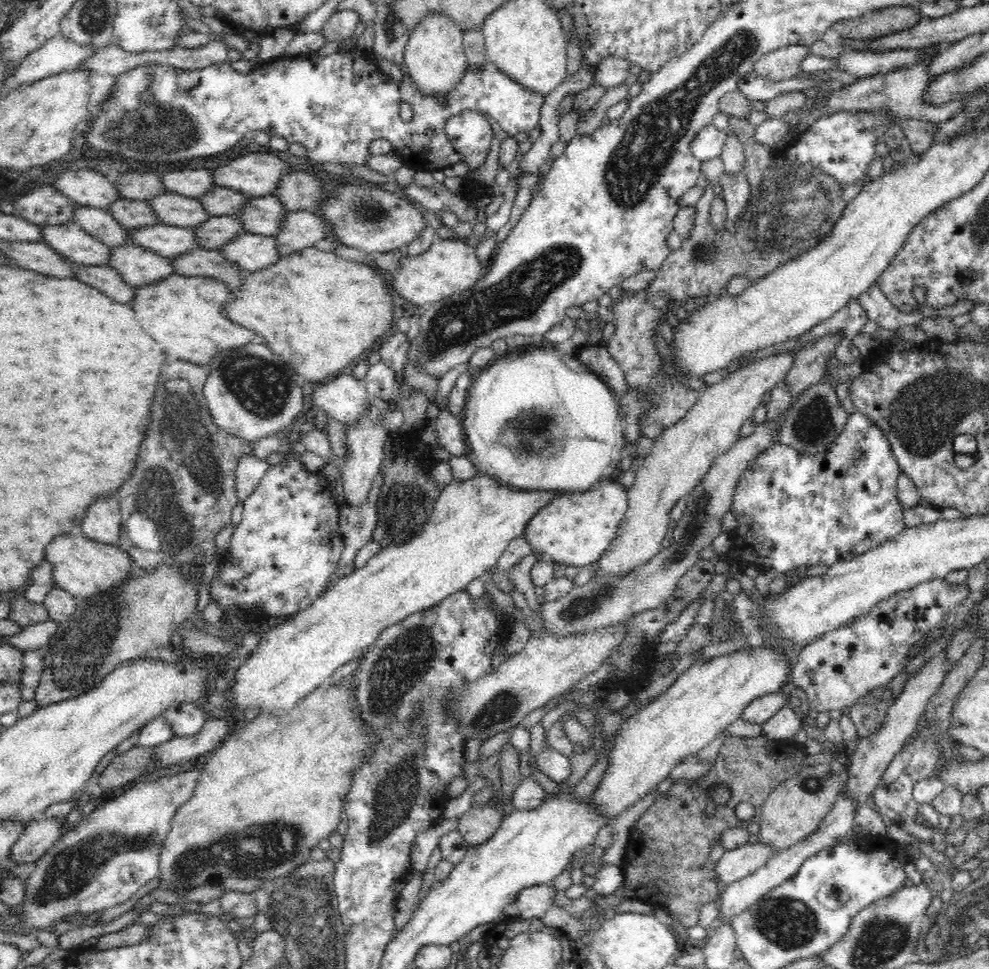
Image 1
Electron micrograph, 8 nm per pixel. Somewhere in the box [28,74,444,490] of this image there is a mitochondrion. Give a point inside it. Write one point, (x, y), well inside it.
(161, 129)

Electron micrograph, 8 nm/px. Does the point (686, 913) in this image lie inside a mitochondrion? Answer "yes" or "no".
no

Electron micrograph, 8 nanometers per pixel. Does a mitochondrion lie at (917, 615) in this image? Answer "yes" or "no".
no

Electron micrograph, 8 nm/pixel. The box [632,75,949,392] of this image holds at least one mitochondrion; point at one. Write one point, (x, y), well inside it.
(791, 210)

